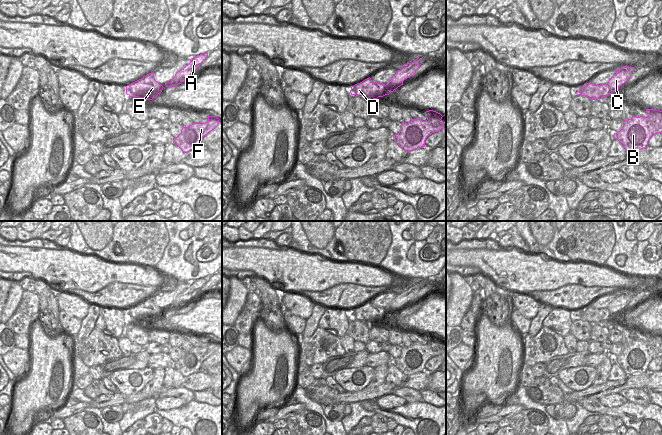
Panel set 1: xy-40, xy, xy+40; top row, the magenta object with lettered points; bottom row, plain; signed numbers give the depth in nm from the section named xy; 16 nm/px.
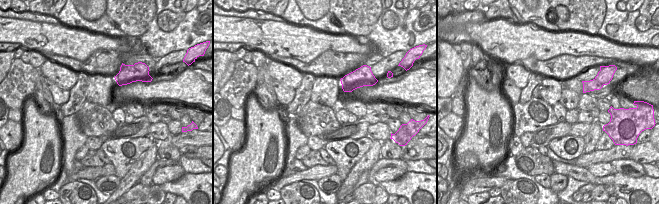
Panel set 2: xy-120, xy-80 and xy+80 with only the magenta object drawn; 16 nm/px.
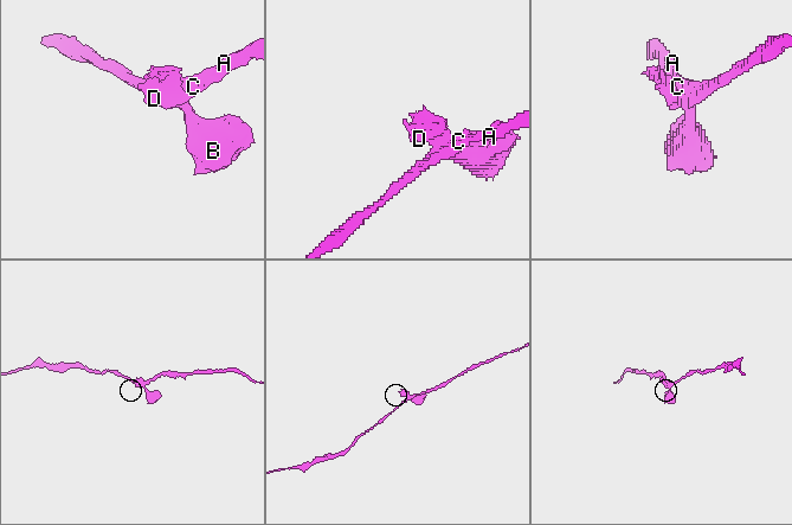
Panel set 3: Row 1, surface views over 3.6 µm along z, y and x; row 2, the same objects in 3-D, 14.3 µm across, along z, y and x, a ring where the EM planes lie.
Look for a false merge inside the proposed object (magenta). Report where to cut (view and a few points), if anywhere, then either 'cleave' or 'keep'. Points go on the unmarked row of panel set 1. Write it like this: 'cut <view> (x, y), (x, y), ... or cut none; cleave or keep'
cut xy (384, 309), (389, 317); cleave

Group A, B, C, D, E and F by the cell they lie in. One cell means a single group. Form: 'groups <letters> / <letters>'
groups A C / B D E F

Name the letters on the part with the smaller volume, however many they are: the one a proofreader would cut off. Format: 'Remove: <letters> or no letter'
Remove: B, D, E, F

